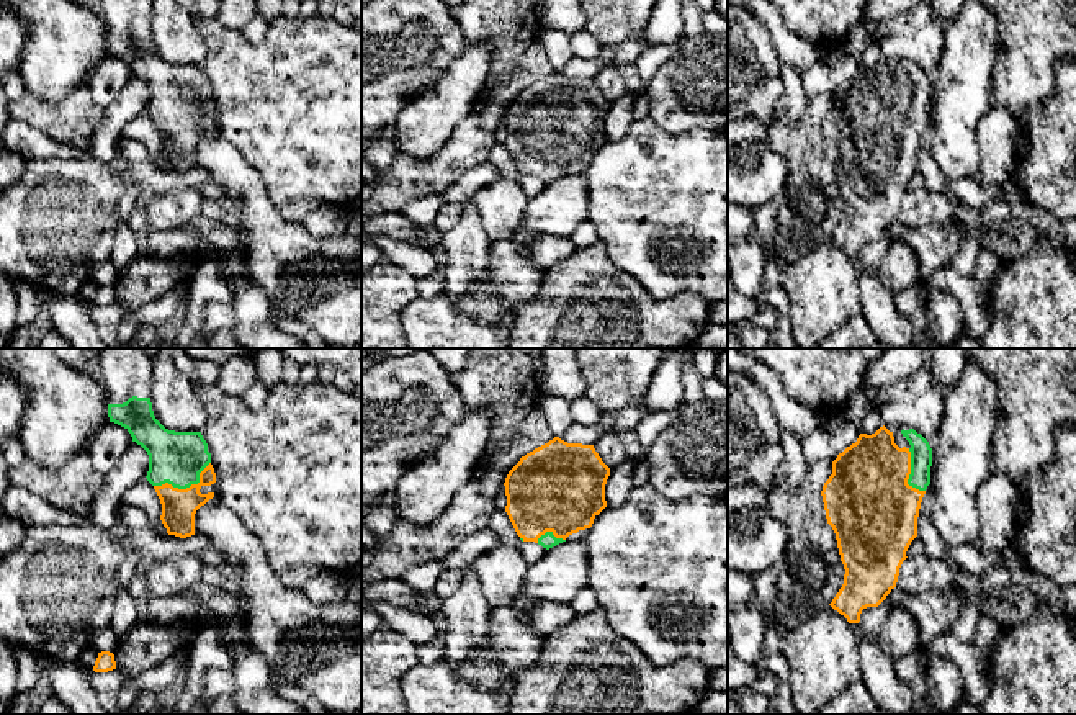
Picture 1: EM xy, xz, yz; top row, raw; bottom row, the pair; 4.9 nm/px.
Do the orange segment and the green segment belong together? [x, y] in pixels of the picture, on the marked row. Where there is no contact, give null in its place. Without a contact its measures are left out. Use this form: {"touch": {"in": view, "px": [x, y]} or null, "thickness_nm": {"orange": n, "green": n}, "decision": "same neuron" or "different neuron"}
{"touch": {"in": "xy", "px": [187, 488]}, "thickness_nm": {"orange": 180, "green": 260}, "decision": "same neuron"}

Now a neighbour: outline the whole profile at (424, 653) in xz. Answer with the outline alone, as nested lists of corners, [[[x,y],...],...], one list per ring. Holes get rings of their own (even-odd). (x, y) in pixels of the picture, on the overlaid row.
[[[427,643],[424,646],[417,646],[419,664],[432,666],[438,661],[446,659],[446,653],[443,651],[440,643]]]

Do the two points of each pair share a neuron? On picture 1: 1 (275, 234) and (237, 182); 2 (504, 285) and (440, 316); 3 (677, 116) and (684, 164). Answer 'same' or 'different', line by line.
1: same
2: same
3: different

